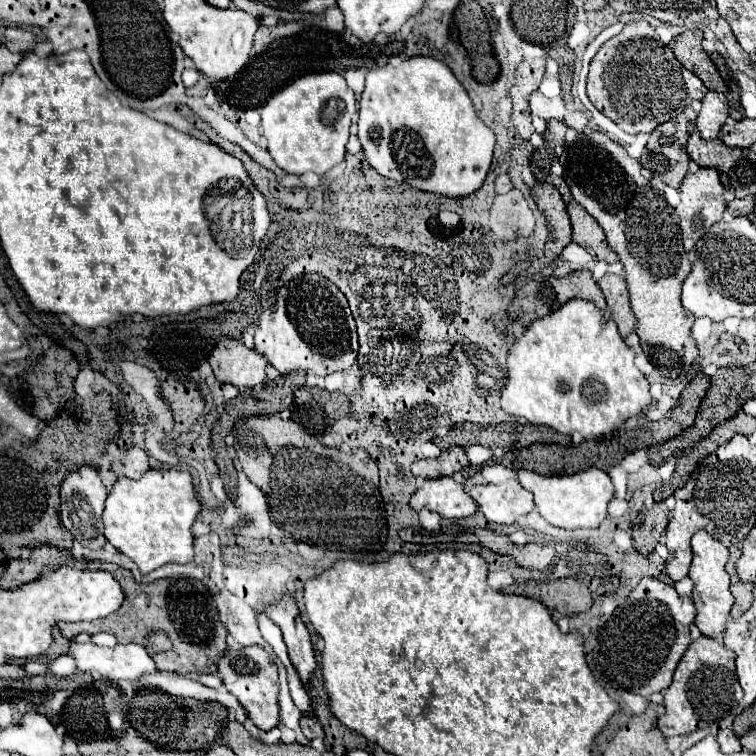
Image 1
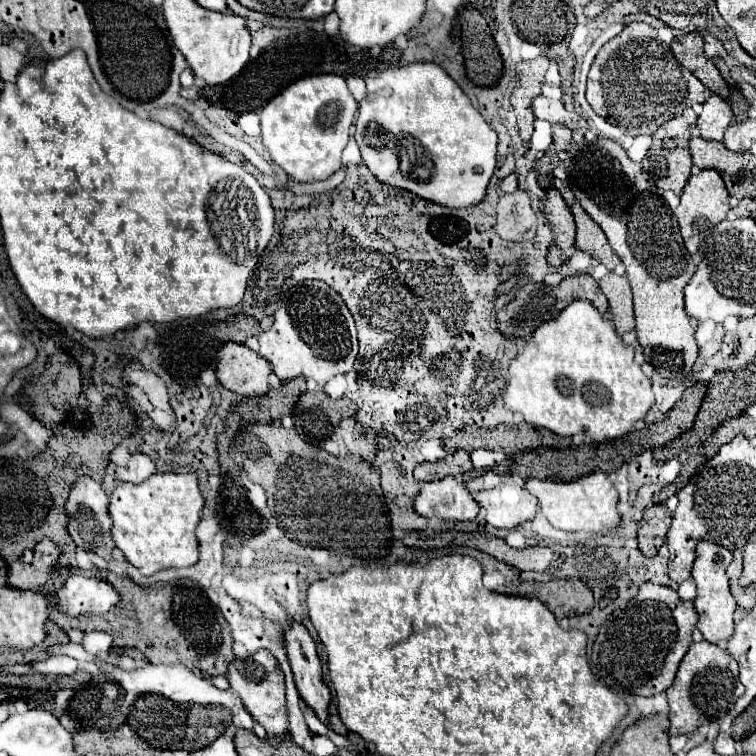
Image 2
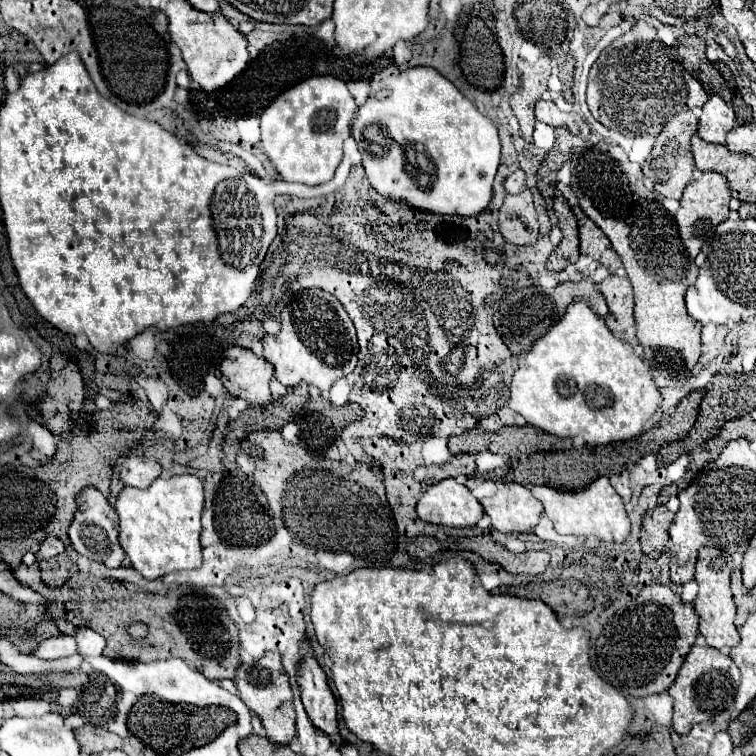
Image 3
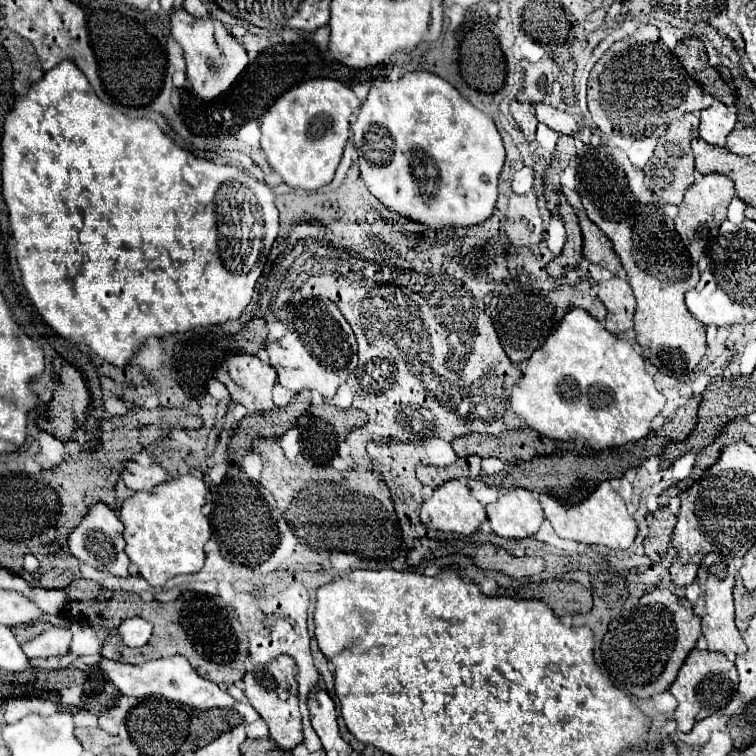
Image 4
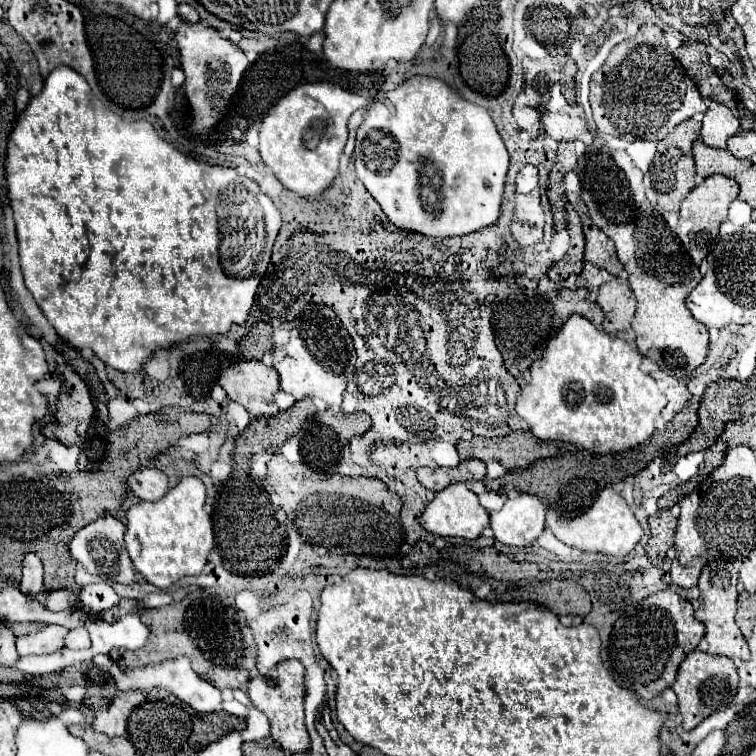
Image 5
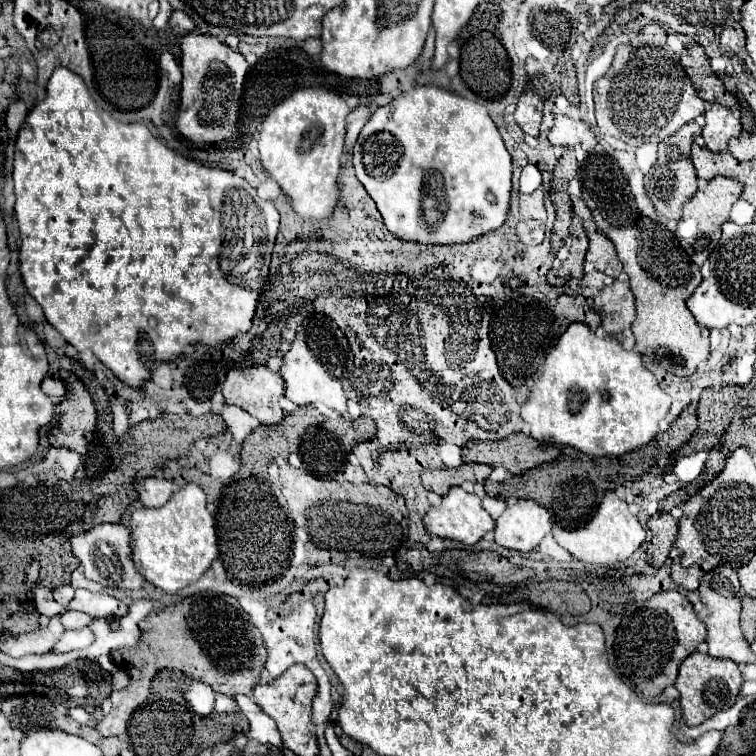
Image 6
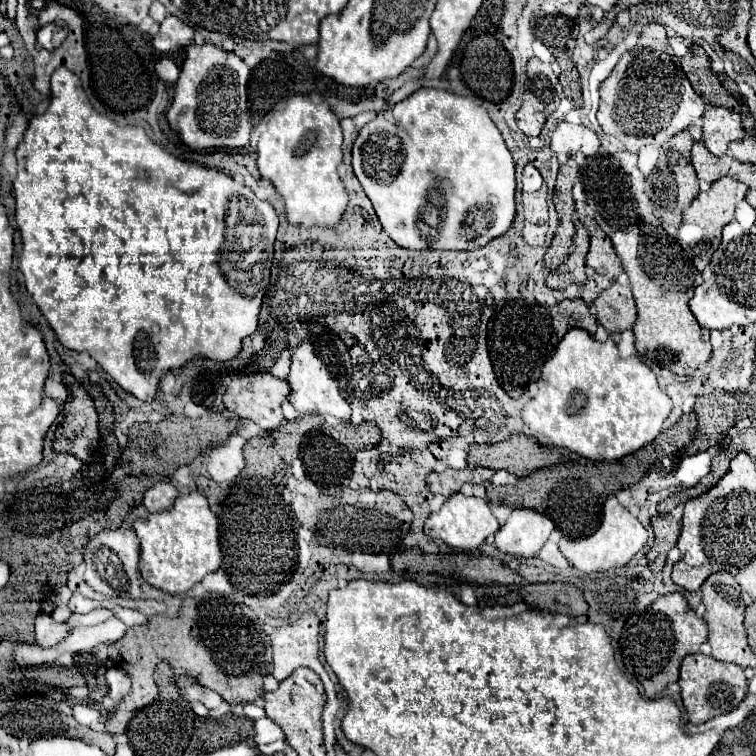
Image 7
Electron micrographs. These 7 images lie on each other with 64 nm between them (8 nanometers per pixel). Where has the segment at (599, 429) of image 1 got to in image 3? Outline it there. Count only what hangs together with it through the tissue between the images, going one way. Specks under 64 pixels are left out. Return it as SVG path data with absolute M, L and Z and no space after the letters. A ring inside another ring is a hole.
M574 302L574 304L570 304L568 310L566 310L566 314L564 314L564 318L562 318L556 326L552 326L552 328L532 346L532 350L530 350L528 354L524 354L522 364L518 366L518 370L516 370L514 378L512 378L512 384L510 384L510 400L508 400L508 406L510 406L514 412L518 412L520 416L524 416L524 420L526 420L530 426L540 428L540 430L544 430L544 432L548 432L548 434L552 434L552 436L558 436L558 438L584 436L584 440L586 440L588 446L602 446L602 444L612 444L612 442L624 442L624 440L632 440L632 438L640 436L640 434L642 434L642 426L654 416L654 412L660 408L660 404L662 404L662 394L658 392L658 388L656 388L656 384L654 384L654 380L652 380L650 370L648 370L648 368L644 366L644 362L634 354L632 346L630 346L628 342L616 338L616 336L608 330L608 326L604 324L604 320L598 318L592 310L588 310L588 306L586 306L584 302ZM630 380L634 380L636 386L630 386Z

